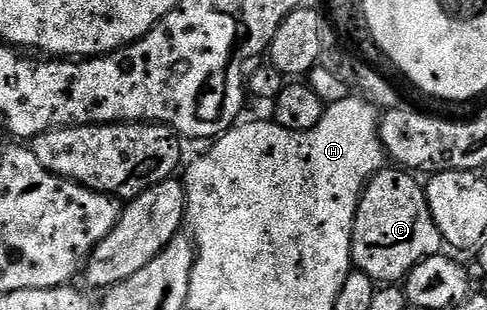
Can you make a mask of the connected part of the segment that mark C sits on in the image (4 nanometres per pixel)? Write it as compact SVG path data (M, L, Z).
M384 168L367 182L363 196L359 198L355 229L351 232L351 260L356 270L364 269L373 280L379 281L375 283L402 282L421 262L444 252L445 242L439 224L435 221L433 206L427 202L424 186L418 185L411 177L414 176L402 168Z

